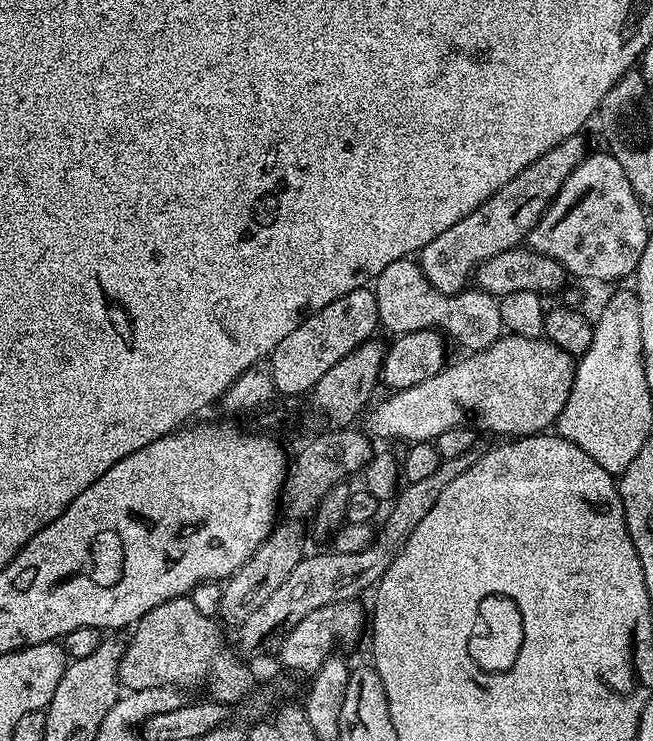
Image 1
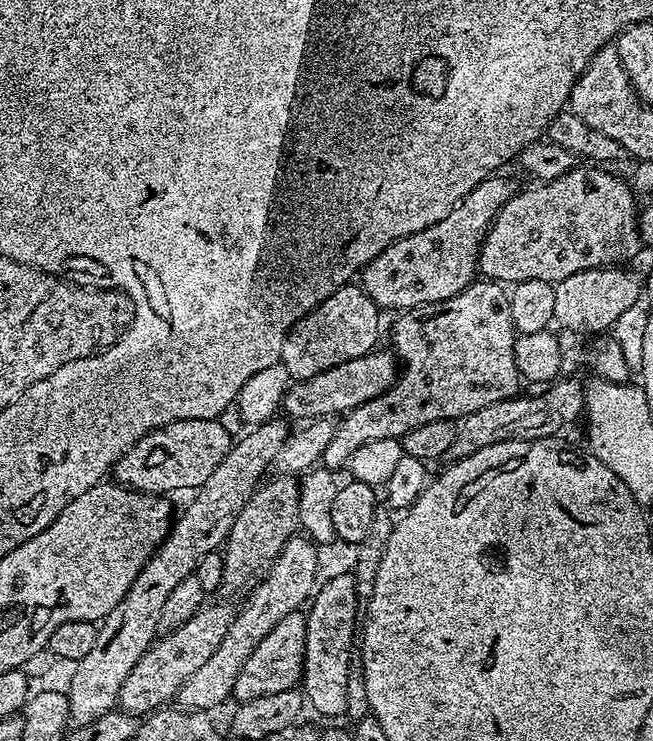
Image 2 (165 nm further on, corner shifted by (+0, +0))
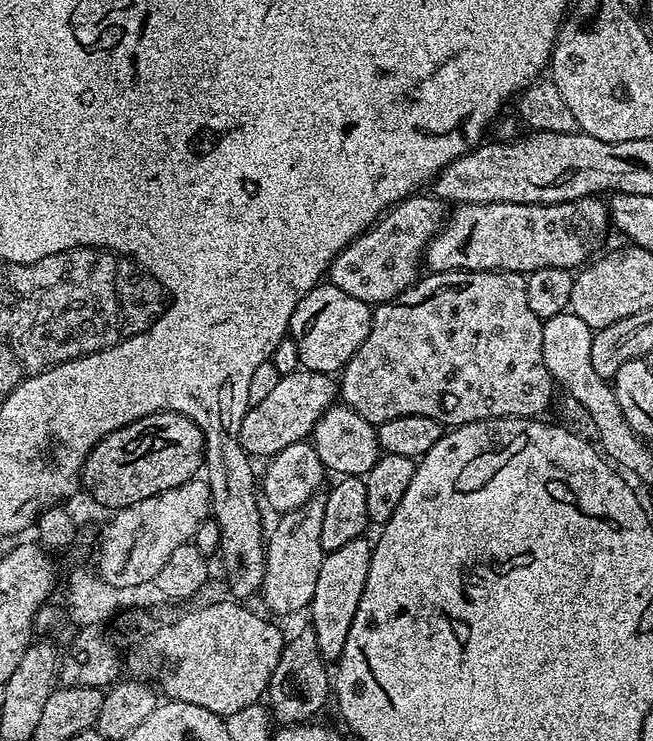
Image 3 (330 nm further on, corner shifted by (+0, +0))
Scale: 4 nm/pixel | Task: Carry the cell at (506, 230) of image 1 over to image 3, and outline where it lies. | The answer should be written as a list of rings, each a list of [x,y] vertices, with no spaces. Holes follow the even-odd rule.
[[[434,194],[424,195],[399,200],[371,228],[351,240],[328,267],[326,276],[330,283],[370,306],[385,304],[415,284],[421,275],[420,264],[422,268],[427,246],[443,228],[446,219],[445,201]]]

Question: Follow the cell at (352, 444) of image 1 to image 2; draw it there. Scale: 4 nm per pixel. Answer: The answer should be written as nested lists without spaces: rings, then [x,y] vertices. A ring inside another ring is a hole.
[[[273,475],[267,482],[261,483],[250,502],[242,506],[242,514],[234,518],[234,526],[230,526],[230,534],[222,549],[224,569],[218,591],[221,597],[232,598],[228,596],[247,593],[272,569],[288,539],[297,535],[300,528],[300,485],[301,481],[295,476]]]

